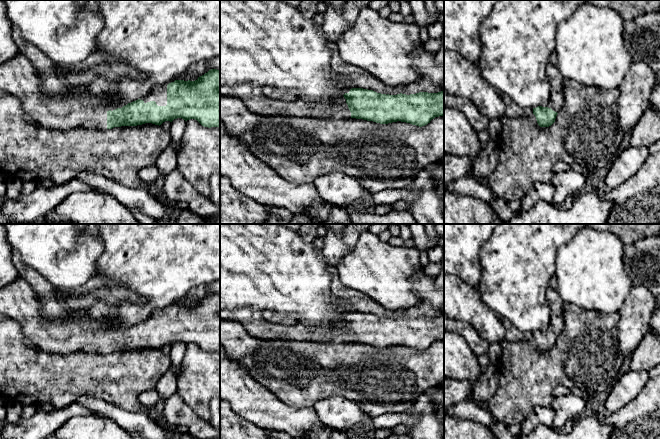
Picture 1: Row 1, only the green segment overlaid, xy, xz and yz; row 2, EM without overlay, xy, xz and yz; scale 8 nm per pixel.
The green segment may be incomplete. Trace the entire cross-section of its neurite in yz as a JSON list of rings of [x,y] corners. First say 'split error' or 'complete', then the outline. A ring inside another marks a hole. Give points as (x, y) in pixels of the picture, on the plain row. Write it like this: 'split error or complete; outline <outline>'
split error; outline [[[548,287],[546,291],[546,298],[551,308],[551,322],[546,331],[538,330],[533,332],[533,338],[540,351],[551,350],[555,346],[556,340],[564,328],[564,301],[560,297],[558,291],[550,287]]]

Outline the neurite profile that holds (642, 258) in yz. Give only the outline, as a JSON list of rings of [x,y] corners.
[[[660,235],[624,245],[623,259],[632,287],[643,286],[660,301]]]

